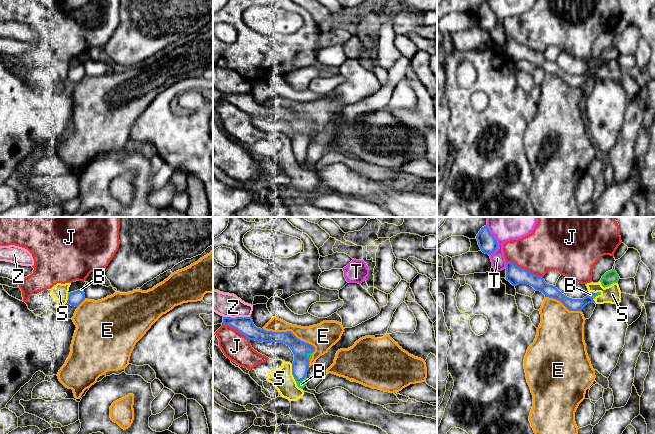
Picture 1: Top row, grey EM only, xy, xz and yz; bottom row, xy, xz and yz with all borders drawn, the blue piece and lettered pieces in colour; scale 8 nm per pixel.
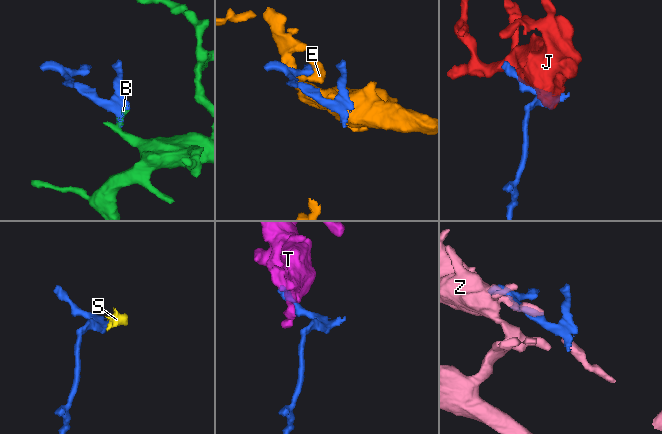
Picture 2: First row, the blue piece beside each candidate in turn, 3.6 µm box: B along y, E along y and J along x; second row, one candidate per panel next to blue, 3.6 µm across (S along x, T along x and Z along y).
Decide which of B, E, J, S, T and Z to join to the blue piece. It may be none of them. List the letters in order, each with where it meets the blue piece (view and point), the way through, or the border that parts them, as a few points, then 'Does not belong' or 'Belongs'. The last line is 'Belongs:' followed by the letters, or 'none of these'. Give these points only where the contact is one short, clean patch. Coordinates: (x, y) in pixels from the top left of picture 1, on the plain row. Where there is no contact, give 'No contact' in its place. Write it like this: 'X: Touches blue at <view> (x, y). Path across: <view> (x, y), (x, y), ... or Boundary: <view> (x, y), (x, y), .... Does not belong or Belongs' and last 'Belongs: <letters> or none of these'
B: Touches blue at xz (298, 157). Path across: xz (300, 142), (298, 157), (301, 160). Belongs
E: Touches blue at xz (290, 107). Does not belong
J: Touches blue at yz (524, 45). Does not belong
S: Touches blue at xz (292, 144). Does not belong
T: Touches blue at yz (496, 17). Does not belong
Z: Touches blue at xz (236, 93). Boundary: xz (223, 92), (249, 93). Does not belong
Belongs: B

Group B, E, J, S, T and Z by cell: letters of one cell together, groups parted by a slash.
B / E / J S / T / Z

